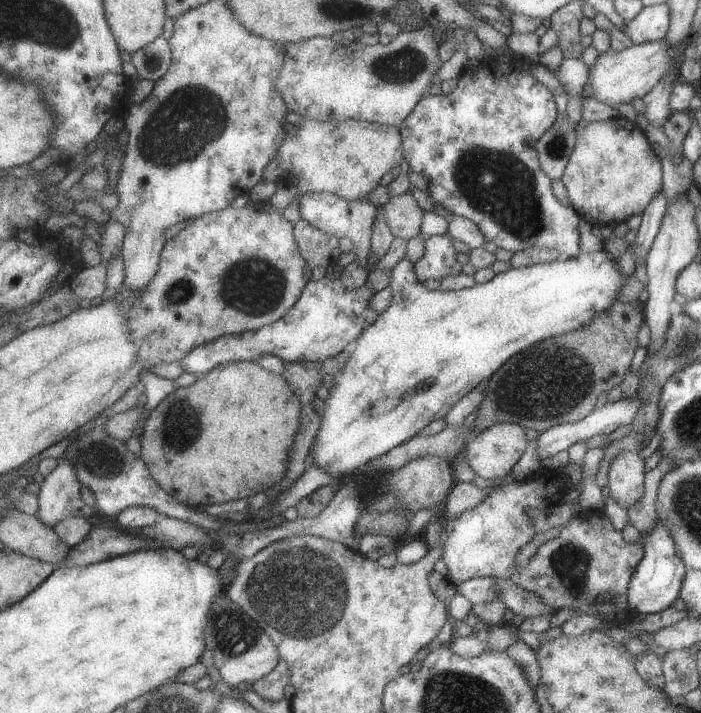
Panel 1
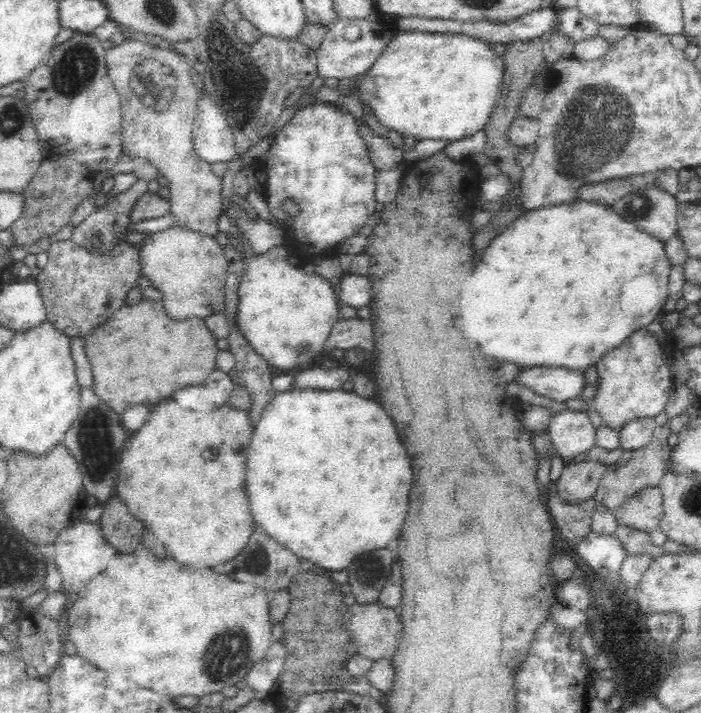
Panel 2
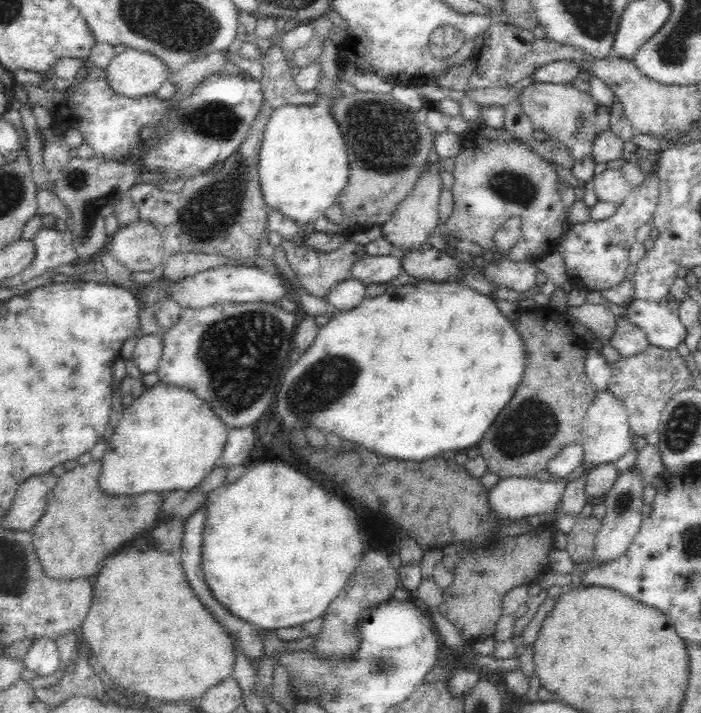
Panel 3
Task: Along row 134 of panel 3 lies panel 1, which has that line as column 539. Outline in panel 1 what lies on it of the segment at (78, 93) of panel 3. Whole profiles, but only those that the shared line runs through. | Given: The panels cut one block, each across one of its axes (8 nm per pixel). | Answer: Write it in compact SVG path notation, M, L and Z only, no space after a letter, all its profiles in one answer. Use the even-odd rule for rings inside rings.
M515 57L508 64L499 64L493 60L484 62L482 65L471 65L463 70L458 82L457 88L448 95L428 95L428 98L423 98L415 110L412 112L408 120L401 126L401 131L405 140L405 156L409 164L410 171L420 173L428 181L427 190L430 192L432 199L448 210L452 215L458 215L470 219L482 231L488 242L494 242L498 248L505 248L510 252L526 250L532 247L546 247L558 249L562 258L577 257L582 252L579 247L579 222L581 216L572 208L572 206L564 206L552 193L553 180L542 170L541 162L539 161L539 152L530 146L530 140L538 140L550 126L555 123L559 115L556 109L554 95L548 88L539 82L531 74L534 64L520 60Z

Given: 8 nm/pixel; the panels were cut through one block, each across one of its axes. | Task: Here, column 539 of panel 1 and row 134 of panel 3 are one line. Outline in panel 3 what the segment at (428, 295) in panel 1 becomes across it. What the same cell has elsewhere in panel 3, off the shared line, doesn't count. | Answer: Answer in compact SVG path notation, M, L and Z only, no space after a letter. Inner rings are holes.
M318 101L316 103L303 105L284 105L274 110L270 120L266 123L262 147L259 153L259 182L261 185L263 200L268 209L282 212L282 214L287 218L296 221L298 226L303 227L305 223L315 222L319 217L325 215L325 211L337 200L336 198L338 194L340 194L342 188L346 187L349 177L350 162L348 162L348 154L346 154L346 142L344 142L344 138L342 137L340 125L338 125L338 121L334 119L334 115L332 115L332 111L330 111L328 105Z

